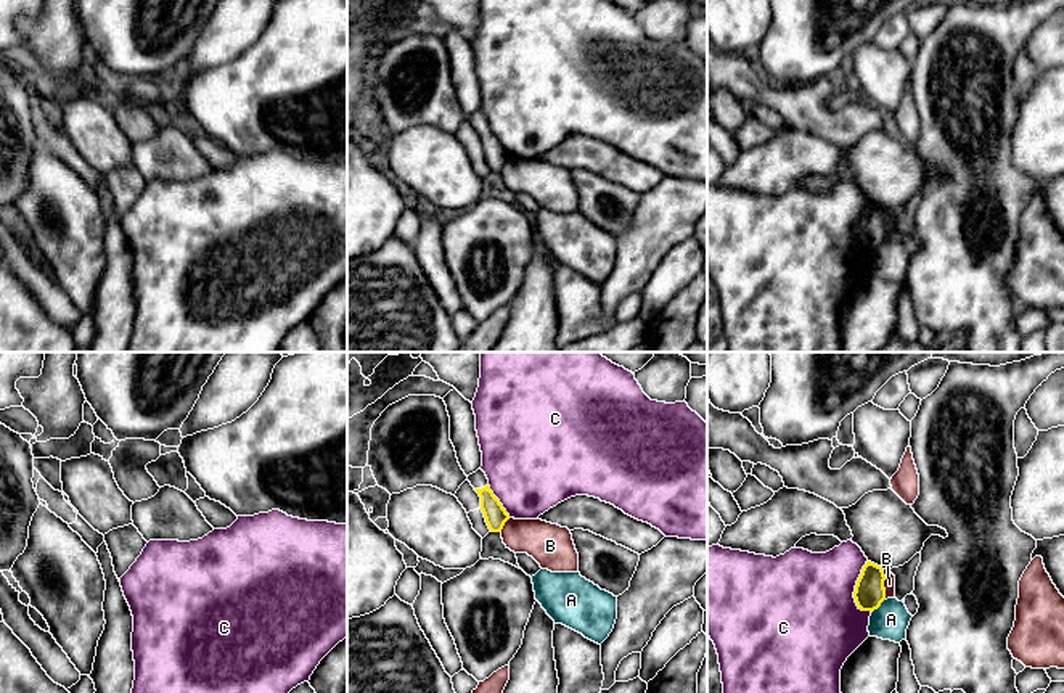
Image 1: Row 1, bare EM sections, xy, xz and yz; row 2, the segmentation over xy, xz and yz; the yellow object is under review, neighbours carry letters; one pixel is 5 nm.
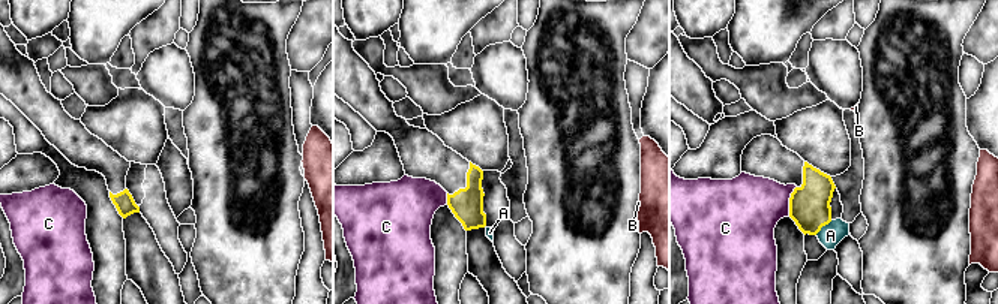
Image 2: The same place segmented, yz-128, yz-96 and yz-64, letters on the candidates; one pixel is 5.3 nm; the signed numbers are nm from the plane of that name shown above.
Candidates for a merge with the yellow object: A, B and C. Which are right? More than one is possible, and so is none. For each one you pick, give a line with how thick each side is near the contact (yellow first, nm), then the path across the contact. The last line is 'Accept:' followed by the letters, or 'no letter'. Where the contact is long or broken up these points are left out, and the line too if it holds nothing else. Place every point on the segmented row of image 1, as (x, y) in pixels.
Accept: no letter

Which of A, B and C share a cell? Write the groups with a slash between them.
A / B / C

